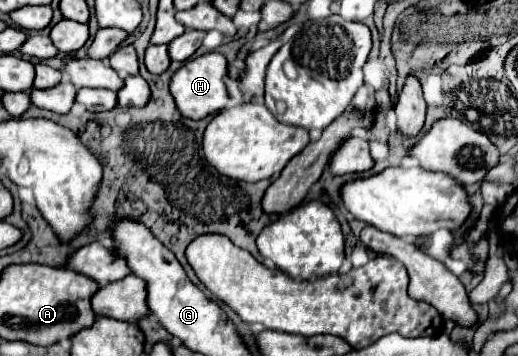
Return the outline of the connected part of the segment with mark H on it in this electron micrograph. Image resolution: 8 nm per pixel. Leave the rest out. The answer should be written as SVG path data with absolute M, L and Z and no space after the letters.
M210 52L210 54L184 62L184 66L170 80L170 92L182 116L192 118L192 120L202 120L226 108L228 104L228 90L224 84L226 74L228 74L228 60L218 52Z

